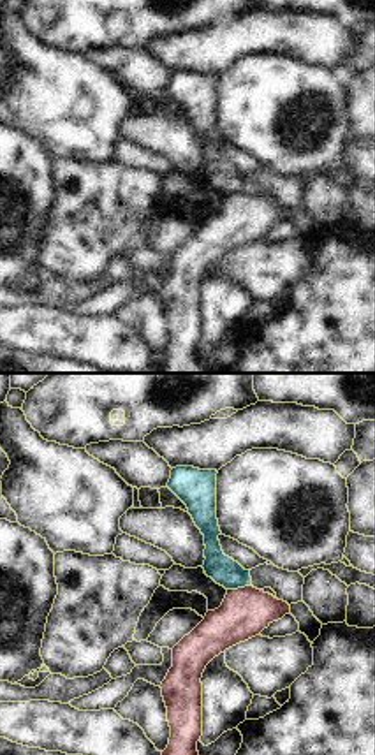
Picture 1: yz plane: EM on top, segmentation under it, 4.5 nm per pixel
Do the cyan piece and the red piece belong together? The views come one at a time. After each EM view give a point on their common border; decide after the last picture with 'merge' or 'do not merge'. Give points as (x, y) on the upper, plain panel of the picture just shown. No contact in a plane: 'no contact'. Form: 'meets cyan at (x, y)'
meets cyan at (238, 192)

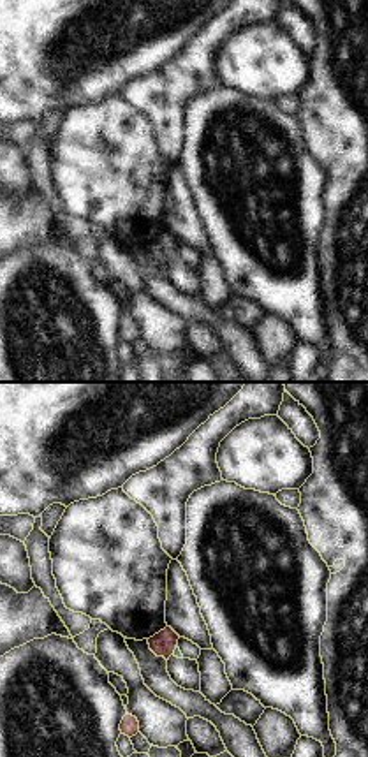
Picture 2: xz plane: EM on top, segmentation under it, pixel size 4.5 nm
meets cyan at (176, 254)

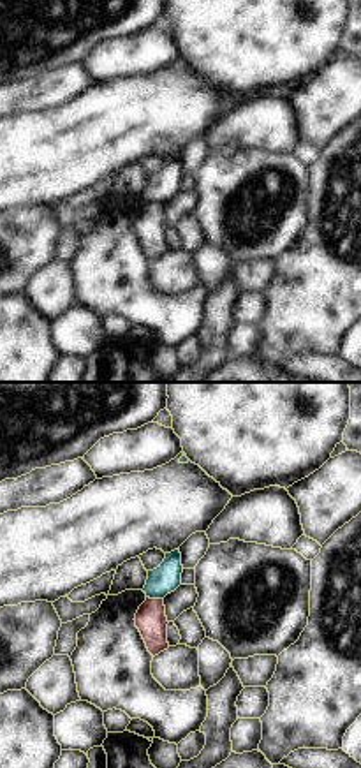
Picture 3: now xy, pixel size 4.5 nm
meets cyan at (155, 203)

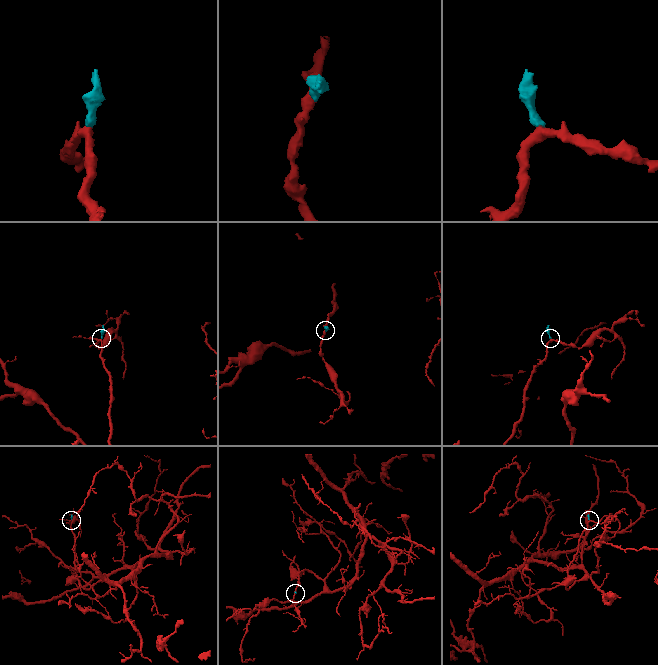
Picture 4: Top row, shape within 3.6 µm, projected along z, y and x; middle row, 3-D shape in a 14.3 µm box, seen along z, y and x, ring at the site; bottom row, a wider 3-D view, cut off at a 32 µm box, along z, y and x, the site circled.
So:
do not merge

